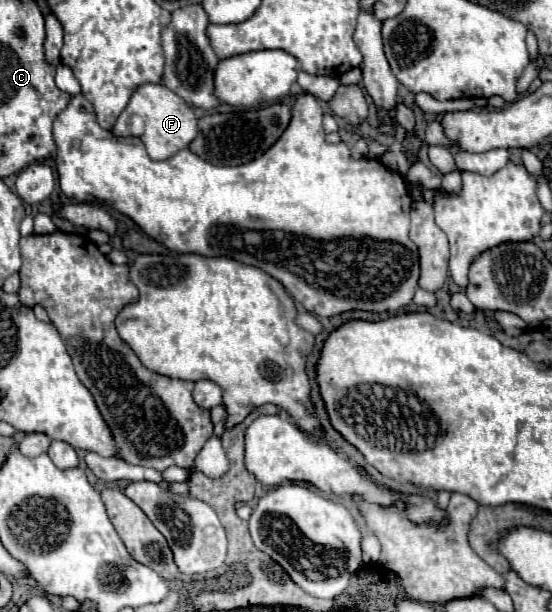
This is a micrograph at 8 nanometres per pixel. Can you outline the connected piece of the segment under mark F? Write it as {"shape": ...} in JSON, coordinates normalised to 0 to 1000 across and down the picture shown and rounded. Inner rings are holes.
{"shape":[[[259,136],[241,149],[234,172],[223,178],[223,185],[216,188],[216,194],[205,208],[208,221],[219,221],[219,224],[237,221],[234,198],[241,188],[259,194],[263,211],[252,227],[266,240],[270,257],[281,263],[306,260],[317,247],[339,240],[346,234],[346,227],[353,227],[353,221],[357,221],[357,191],[353,191],[350,178],[324,155],[317,155],[317,149],[303,145],[295,136]]]}

